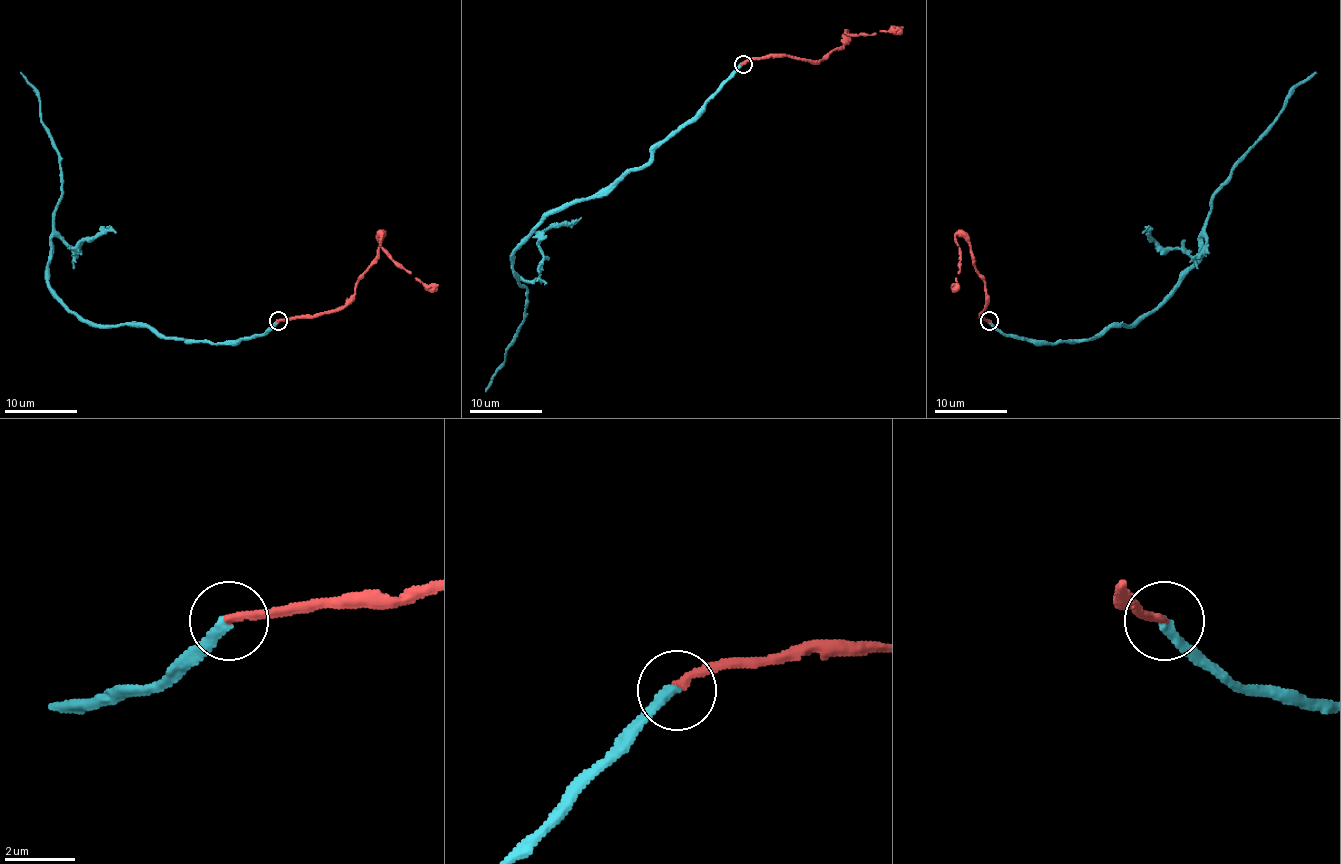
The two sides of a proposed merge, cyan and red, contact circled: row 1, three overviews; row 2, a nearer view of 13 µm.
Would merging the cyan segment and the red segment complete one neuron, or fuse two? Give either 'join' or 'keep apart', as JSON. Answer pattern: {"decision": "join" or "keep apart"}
{"decision": "join"}

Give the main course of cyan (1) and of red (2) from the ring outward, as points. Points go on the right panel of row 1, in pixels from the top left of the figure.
1: (989, 321), (1009, 335), (1049, 343), (1084, 341), (1143, 319), (1198, 257), (1214, 190), (1285, 98), (1316, 72)
2: (989, 321), (980, 316), (986, 305), (986, 283), (977, 270), (969, 243), (957, 234), (960, 263), (955, 290)

